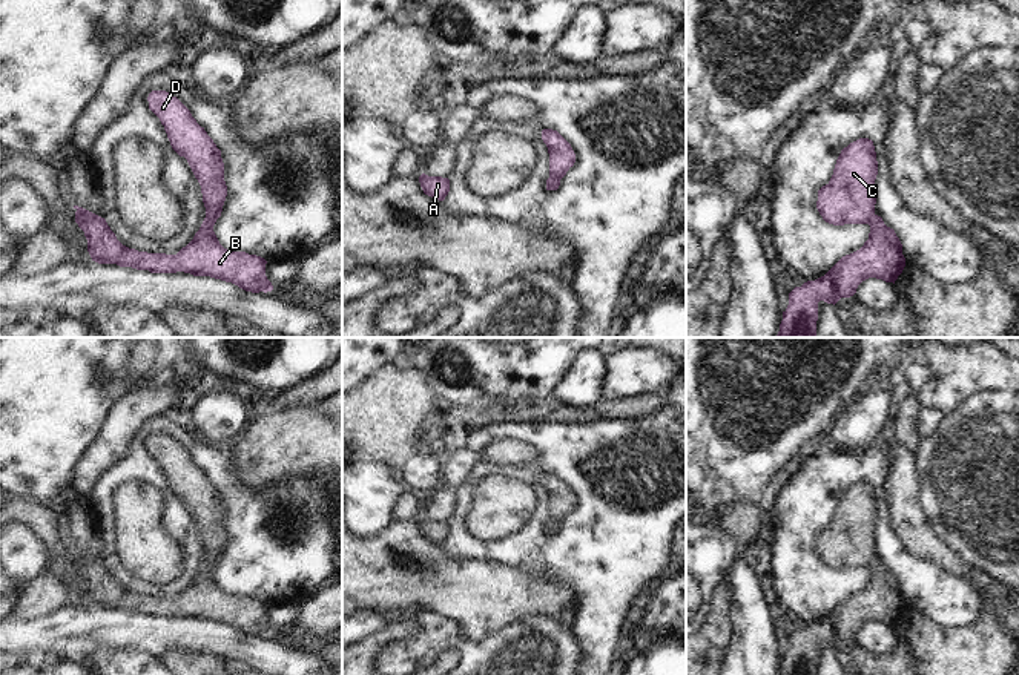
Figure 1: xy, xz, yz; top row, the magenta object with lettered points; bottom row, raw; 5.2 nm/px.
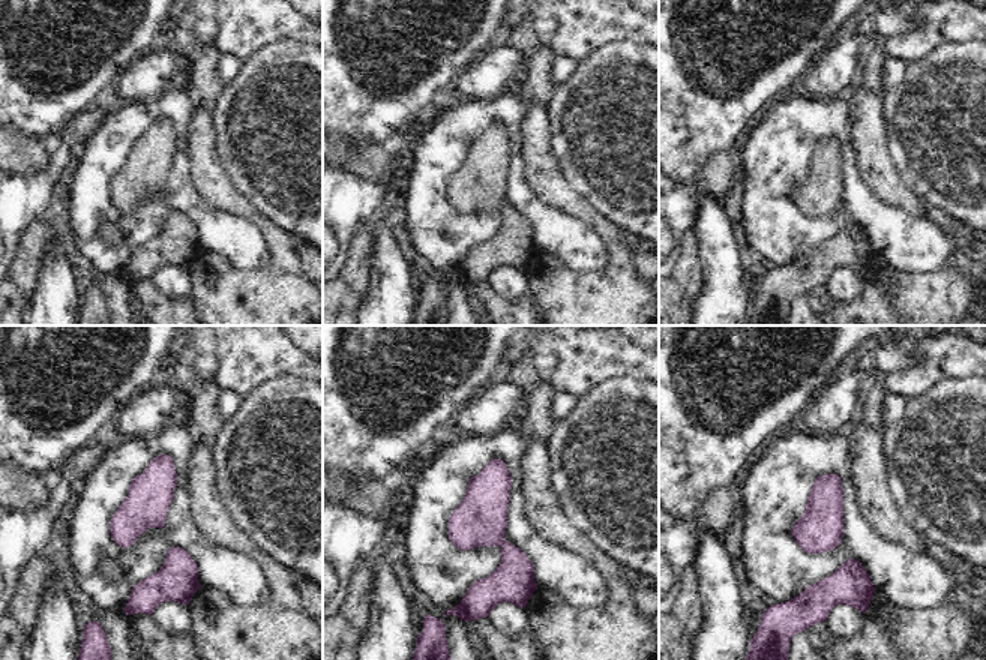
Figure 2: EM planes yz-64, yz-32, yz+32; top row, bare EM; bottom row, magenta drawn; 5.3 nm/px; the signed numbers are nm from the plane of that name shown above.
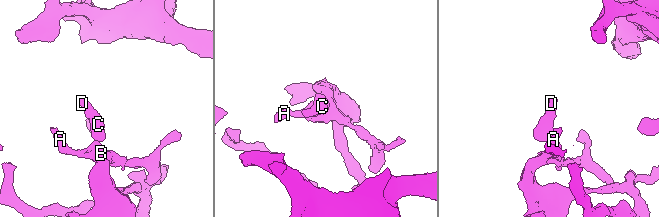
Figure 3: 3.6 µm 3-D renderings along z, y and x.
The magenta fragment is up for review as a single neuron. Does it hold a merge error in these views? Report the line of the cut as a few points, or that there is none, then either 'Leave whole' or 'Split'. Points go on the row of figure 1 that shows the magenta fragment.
No split. Leave whole.

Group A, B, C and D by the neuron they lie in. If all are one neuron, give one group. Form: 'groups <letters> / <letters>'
groups A B C D

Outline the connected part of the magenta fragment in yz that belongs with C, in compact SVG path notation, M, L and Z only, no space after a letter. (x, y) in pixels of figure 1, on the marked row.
M859 138L841 150L830 181L818 190L816 209L833 226L869 224L869 239L859 250L843 256L824 276L789 293L777 338L816 338L819 301L835 305L841 298L853 296L869 278L895 284L902 273L902 244L875 213L876 175L872 140Z

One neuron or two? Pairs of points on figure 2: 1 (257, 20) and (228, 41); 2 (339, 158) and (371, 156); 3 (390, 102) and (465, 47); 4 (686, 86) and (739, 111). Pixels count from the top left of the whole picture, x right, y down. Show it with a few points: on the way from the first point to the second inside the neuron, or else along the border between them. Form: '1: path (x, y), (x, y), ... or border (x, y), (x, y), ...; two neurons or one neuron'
1: path (249, 24), (236, 36); one neuron
2: path (347, 158), (363, 158); one neuron
3: path (408, 90), (447, 57); one neuron
4: path (700, 90), (725, 102); one neuron

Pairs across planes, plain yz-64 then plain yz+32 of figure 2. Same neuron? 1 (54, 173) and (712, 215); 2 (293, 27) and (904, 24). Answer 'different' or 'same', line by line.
1: different
2: different

